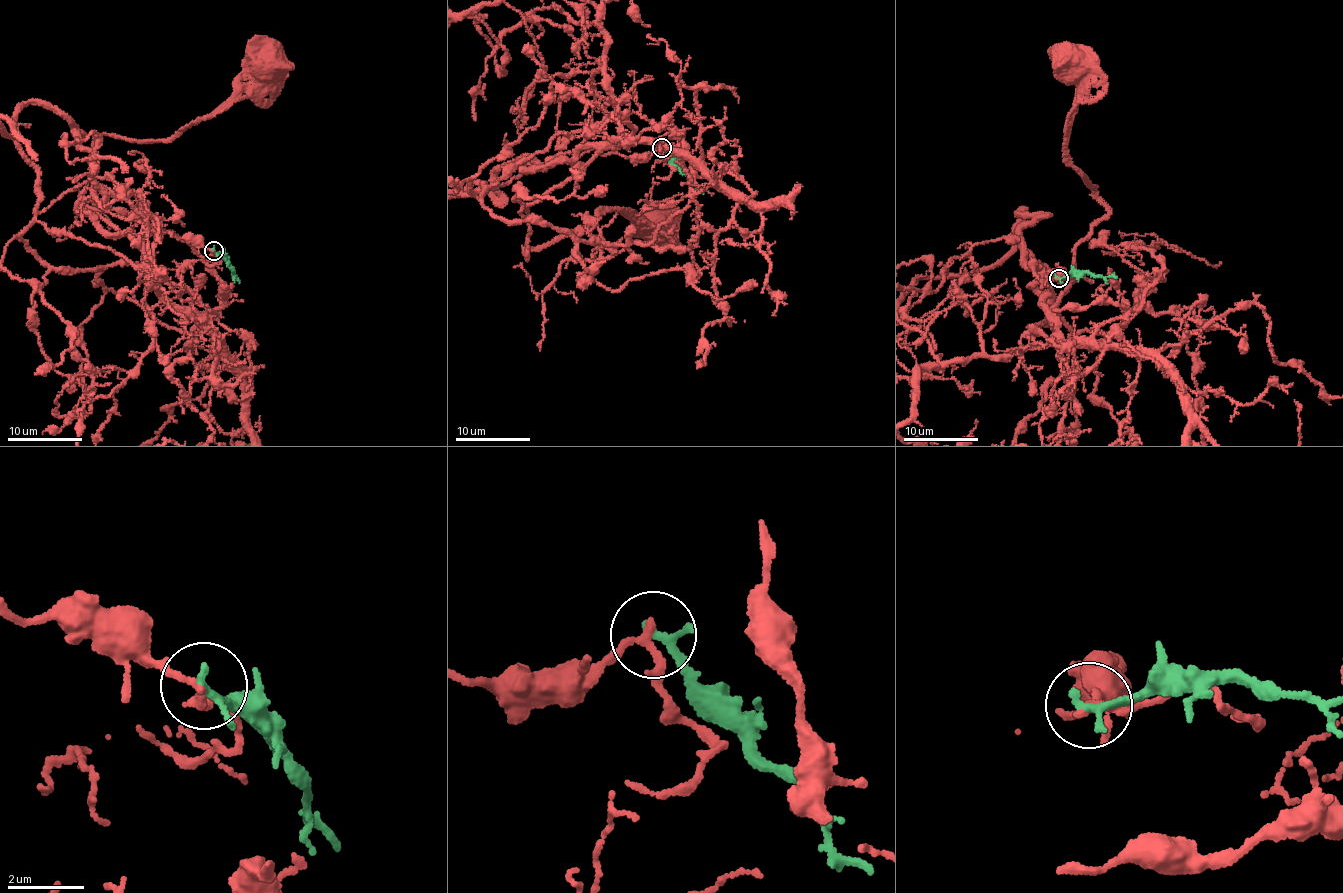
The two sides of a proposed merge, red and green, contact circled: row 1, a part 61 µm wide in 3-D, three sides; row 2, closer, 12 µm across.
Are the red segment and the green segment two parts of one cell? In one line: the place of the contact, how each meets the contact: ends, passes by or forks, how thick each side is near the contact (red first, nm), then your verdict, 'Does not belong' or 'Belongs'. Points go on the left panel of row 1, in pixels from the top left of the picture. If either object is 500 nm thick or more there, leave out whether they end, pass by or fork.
Place: (213, 251). At the ring red passes by. At the ring green passes by. Thickness 190 nm (red) against 180 nm. Does not belong

